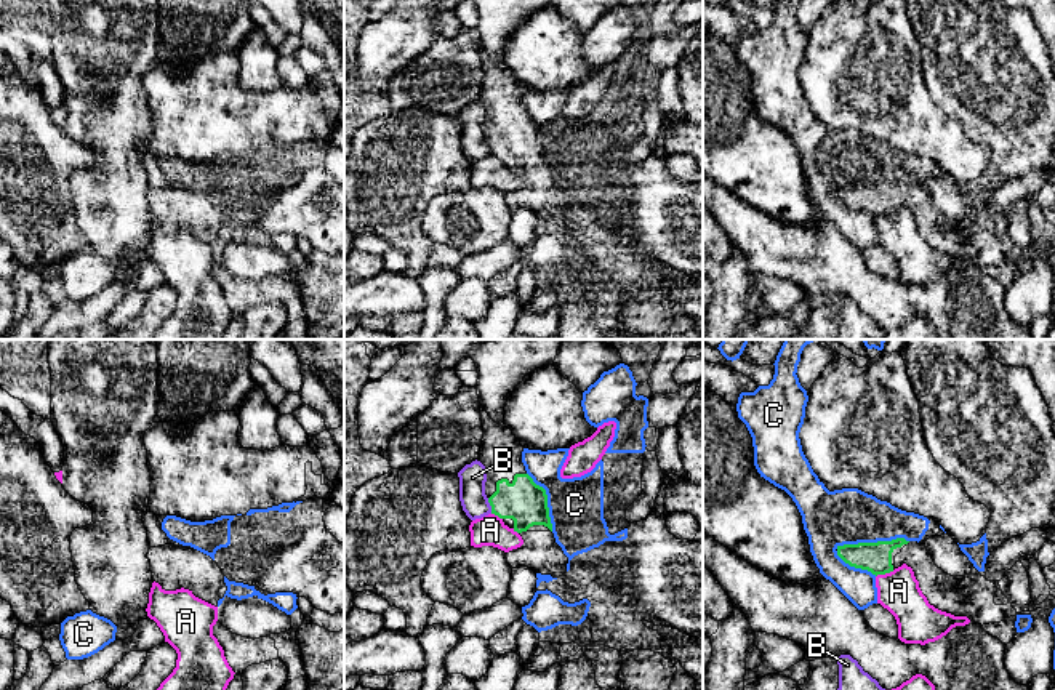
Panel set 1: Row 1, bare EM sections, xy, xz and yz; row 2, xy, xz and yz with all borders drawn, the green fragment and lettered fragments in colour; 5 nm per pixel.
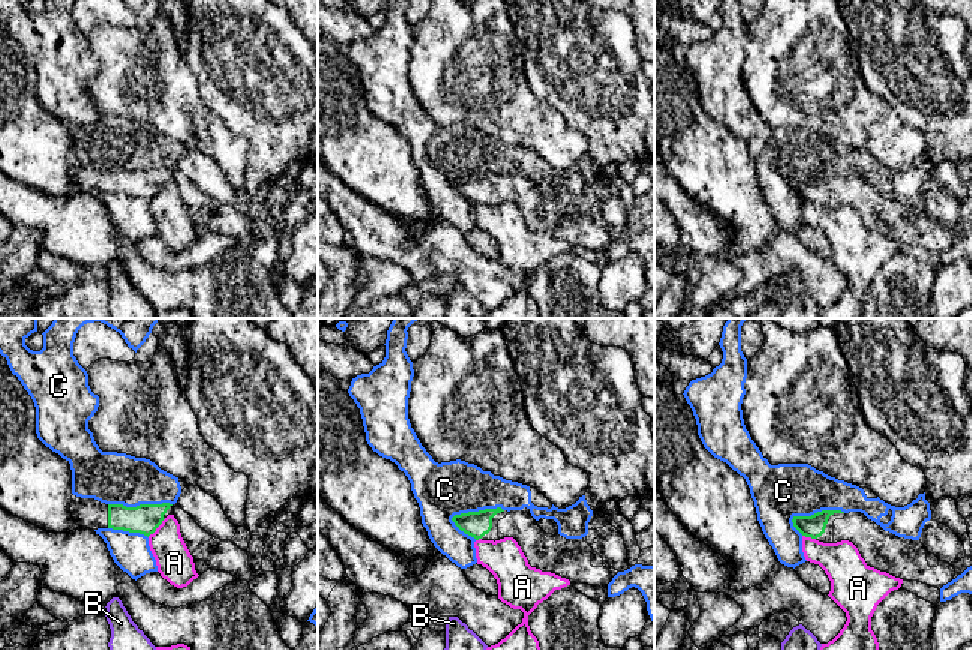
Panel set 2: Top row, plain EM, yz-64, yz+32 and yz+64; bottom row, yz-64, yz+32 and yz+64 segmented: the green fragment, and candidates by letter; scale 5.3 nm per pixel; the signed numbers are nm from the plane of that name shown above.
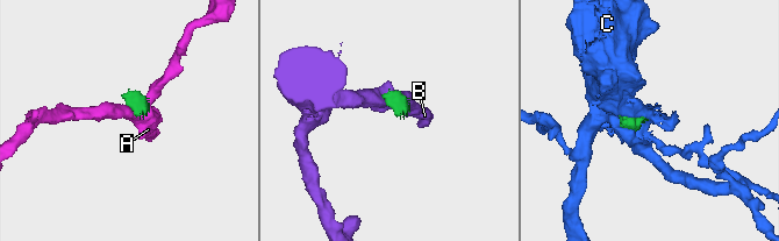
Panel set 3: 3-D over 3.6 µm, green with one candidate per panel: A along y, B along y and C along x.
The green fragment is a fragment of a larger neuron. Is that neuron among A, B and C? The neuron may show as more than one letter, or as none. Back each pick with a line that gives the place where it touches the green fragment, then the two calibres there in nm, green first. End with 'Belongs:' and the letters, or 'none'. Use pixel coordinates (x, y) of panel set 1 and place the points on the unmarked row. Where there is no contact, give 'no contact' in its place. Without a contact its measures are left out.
Belongs: none

